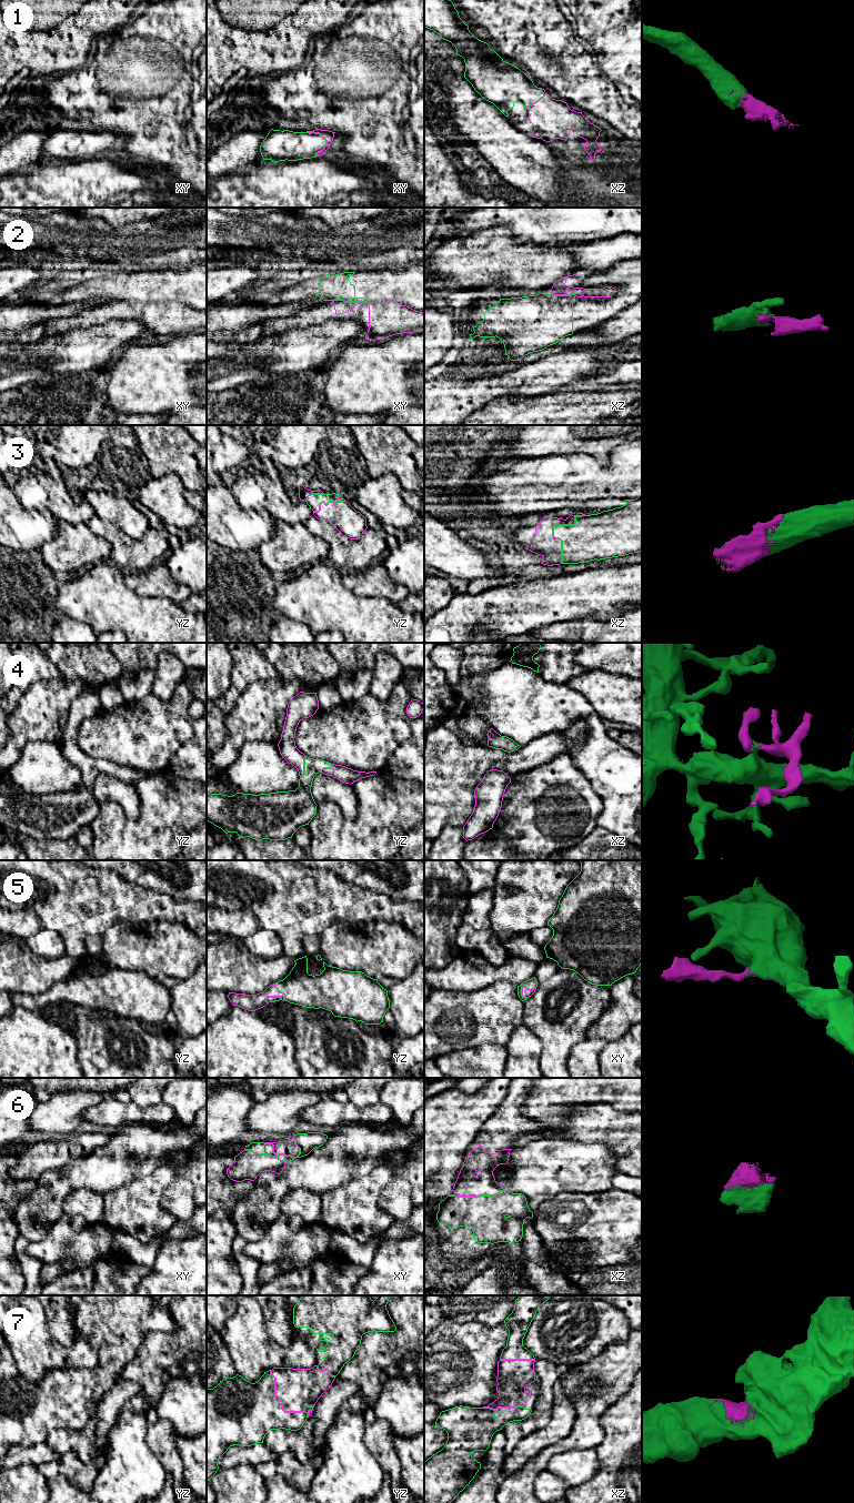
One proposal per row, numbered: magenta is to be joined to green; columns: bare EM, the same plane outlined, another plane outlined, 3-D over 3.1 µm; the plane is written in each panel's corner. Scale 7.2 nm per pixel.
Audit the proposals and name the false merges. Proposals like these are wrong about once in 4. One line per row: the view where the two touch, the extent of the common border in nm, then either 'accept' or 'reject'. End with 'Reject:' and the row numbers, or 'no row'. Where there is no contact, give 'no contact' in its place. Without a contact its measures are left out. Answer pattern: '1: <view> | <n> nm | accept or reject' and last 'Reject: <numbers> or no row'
1: xy | 200 nm | accept
2: xy | 260 nm | reject
3: xz | 400 nm | accept
4: yz | 170 nm | accept
5: xy | 130 nm | accept
6: xy | 400 nm | accept
7: yz | 420 nm | accept
Reject: 2

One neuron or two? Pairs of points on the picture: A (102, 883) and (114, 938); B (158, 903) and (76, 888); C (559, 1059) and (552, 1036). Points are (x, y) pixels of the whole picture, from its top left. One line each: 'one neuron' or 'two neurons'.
A: two neurons
B: one neuron
C: one neuron

